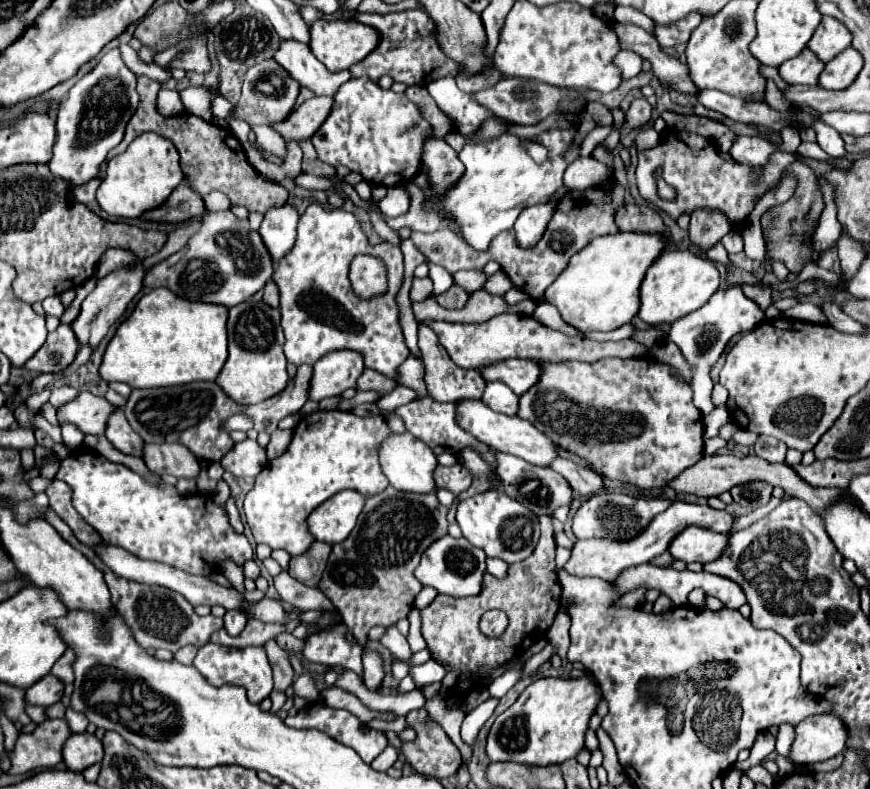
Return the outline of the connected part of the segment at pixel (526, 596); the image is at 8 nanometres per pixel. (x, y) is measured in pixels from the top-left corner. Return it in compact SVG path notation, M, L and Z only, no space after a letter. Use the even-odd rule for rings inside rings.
M549 515L539 517L541 539L525 561L511 563L507 577L497 579L485 575L483 591L471 599L455 599L449 595L437 595L433 603L421 609L423 619L423 639L439 665L457 675L457 683L451 691L453 699L463 701L471 691L481 687L483 675L497 667L507 665L515 655L523 655L525 649L547 635L559 605L561 605L561 585L557 579L555 567L555 537L553 537L553 519ZM489 609L501 609L509 617L509 625L501 637L483 635L479 629L479 619Z

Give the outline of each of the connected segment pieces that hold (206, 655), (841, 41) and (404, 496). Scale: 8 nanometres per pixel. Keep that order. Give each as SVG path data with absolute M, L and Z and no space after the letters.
M207 643L199 649L195 663L201 675L207 677L211 685L239 685L247 689L247 697L251 703L261 703L273 691L273 667L263 647L255 647L255 651L241 651L241 649L228 648L222 645Z
M823 17L807 47L817 55L819 61L827 63L835 55L839 55L841 51L851 47L851 33L837 19Z
M387 487L383 493L365 501L365 507L363 507L351 535L343 543L333 545L333 551L331 551L331 557L323 571L319 589L335 605L335 609L341 611L343 623L353 631L353 635L357 637L361 647L367 643L367 631L373 625L383 625L383 627L393 625L401 617L407 617L407 613L411 611L413 599L421 591L421 583L419 583L419 579L415 579L413 569L419 565L423 551L433 541L447 535L447 527L449 527L447 513L449 513L449 507L441 505L433 493L431 495L415 495L415 493L403 493L393 487Z

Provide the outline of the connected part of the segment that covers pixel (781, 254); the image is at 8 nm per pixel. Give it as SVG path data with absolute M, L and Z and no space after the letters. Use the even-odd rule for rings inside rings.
M795 161L787 171L795 173L795 177L799 179L799 187L785 205L779 205L777 209L769 209L761 215L761 229L763 229L763 241L765 241L767 255L771 259L781 259L791 273L799 273L805 261L817 261L817 255L811 253L811 243L803 243L801 235L803 231L811 231L811 233L815 231L817 219L821 211L825 209L825 199L819 189L819 175L809 165ZM803 219L809 219L809 223L805 223Z

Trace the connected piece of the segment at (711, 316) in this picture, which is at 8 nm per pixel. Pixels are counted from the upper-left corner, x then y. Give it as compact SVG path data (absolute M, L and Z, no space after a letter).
M729 287L729 289L719 289L701 309L693 311L691 315L685 315L683 319L679 319L671 325L669 341L673 341L681 349L681 353L685 355L685 359L691 365L695 365L695 375L691 381L693 403L703 415L709 415L715 409L715 405L711 401L711 389L713 389L713 381L709 377L711 365L719 359L719 355L723 353L725 345L729 343L729 339L733 335L737 335L741 331L751 331L763 321L765 321L763 309L755 301L745 297L741 287Z

